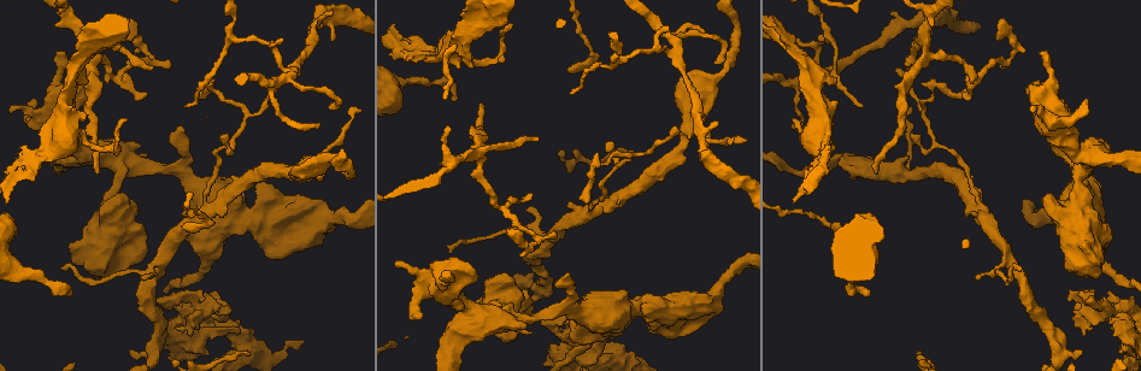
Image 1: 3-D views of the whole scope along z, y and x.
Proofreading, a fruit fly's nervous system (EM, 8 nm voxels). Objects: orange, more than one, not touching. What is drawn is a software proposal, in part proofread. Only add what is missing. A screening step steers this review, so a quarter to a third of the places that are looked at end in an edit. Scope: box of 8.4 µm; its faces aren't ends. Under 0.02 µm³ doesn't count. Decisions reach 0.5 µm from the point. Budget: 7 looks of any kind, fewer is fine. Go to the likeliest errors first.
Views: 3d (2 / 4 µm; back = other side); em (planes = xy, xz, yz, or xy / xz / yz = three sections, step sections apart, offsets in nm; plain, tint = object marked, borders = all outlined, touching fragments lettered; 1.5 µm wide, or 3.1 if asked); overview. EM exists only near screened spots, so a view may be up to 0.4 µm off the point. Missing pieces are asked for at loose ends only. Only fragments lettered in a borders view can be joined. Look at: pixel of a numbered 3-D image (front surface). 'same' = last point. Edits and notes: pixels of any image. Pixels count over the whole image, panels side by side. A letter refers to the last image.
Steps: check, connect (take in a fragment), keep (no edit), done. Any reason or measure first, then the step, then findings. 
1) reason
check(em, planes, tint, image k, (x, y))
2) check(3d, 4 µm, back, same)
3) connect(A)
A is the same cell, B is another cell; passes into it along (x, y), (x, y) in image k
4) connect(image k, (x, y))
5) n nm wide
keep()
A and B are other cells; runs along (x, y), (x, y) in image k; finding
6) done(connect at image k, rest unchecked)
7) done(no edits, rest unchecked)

free end
check(3d, 4 µm, back, image 1, (572, 341))

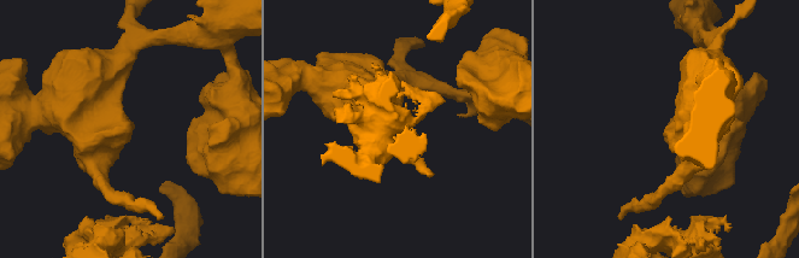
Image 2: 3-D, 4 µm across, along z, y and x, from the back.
check(em, planes, borders, image 2, (669, 125))

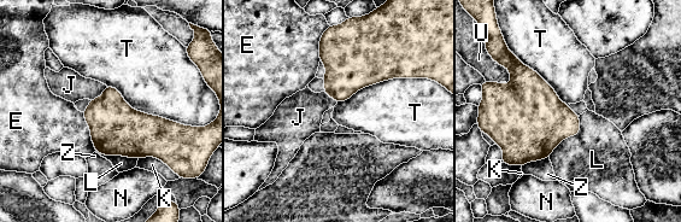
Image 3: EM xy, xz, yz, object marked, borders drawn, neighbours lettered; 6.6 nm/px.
T touches over 600 nm
keep()
E, J, K, L, N, T, U and Z are other cells; no lettered fragment goes on from it

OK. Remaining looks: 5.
stops while still wide
check(em, planes, borders, image 1, (1067, 298))

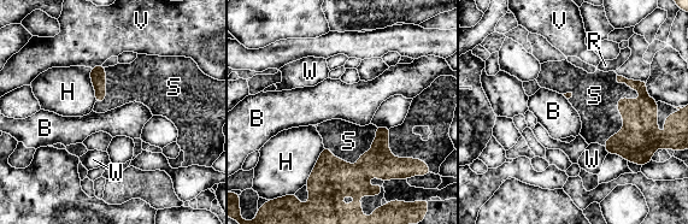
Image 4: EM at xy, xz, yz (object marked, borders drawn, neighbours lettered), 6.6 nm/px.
connect(S)
S is the same cell, B, H, R, V and W are other cells; passes into it along (641, 117), (618, 99), (594, 95) in image 4; the neuron continues

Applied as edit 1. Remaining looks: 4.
an open end
check(em, planes, borders, image 1, (186, 107))

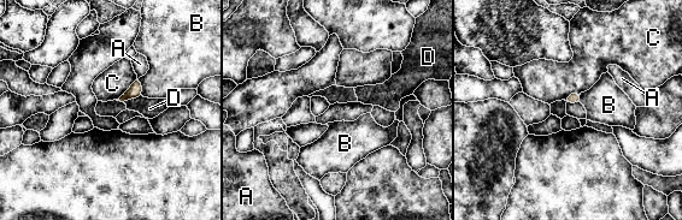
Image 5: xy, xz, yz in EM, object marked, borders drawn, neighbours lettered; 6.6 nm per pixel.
C touches over 220 nm
keep()
A, B, C and D are other cells; border along (136, 76), (130, 87), (117, 100) in image 5; none of them fits

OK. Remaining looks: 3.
done(connect at image 4, rest unchecked)

